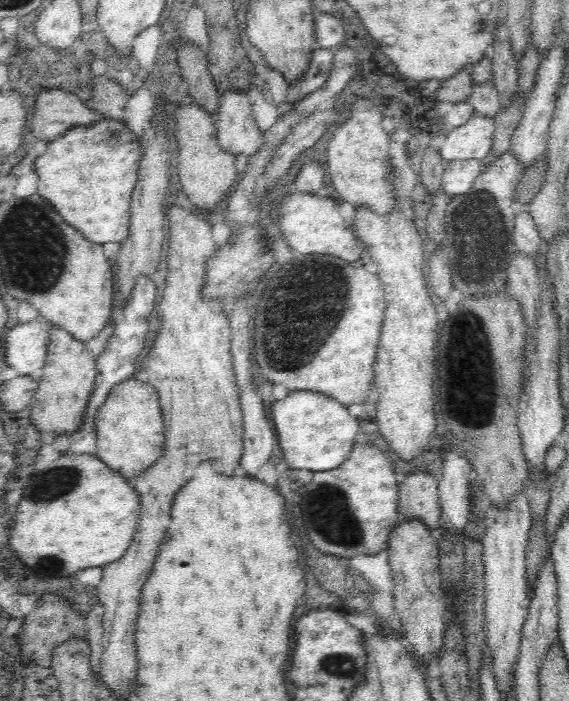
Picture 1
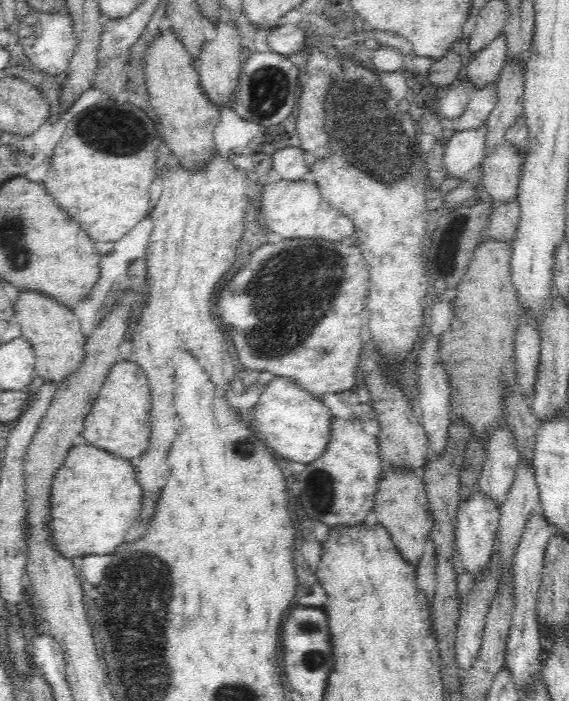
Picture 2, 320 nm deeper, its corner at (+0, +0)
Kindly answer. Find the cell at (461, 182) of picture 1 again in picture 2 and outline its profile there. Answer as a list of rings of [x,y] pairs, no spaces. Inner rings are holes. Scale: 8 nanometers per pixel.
[[[483,123],[474,129],[454,131],[449,139],[445,139],[445,153],[443,154],[443,166],[449,176],[460,178],[474,166],[480,165],[486,154],[486,137],[488,135],[488,124]]]

